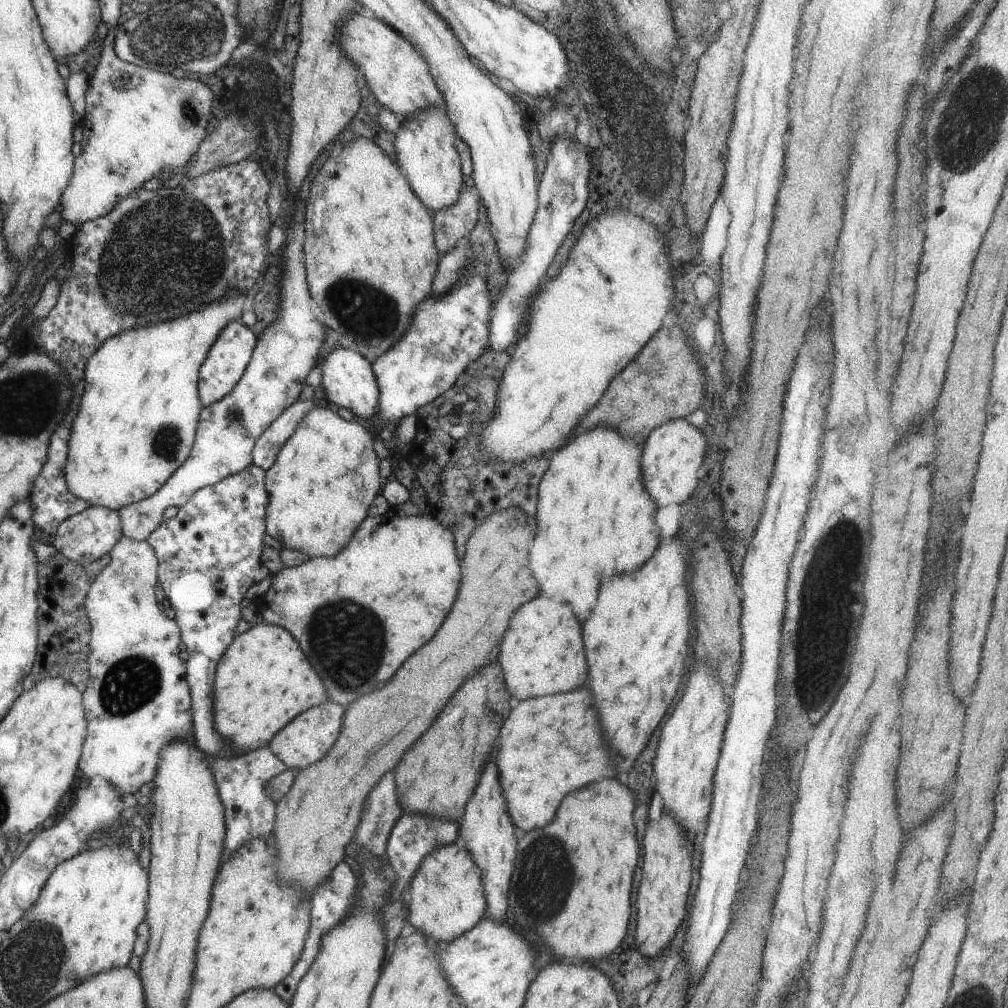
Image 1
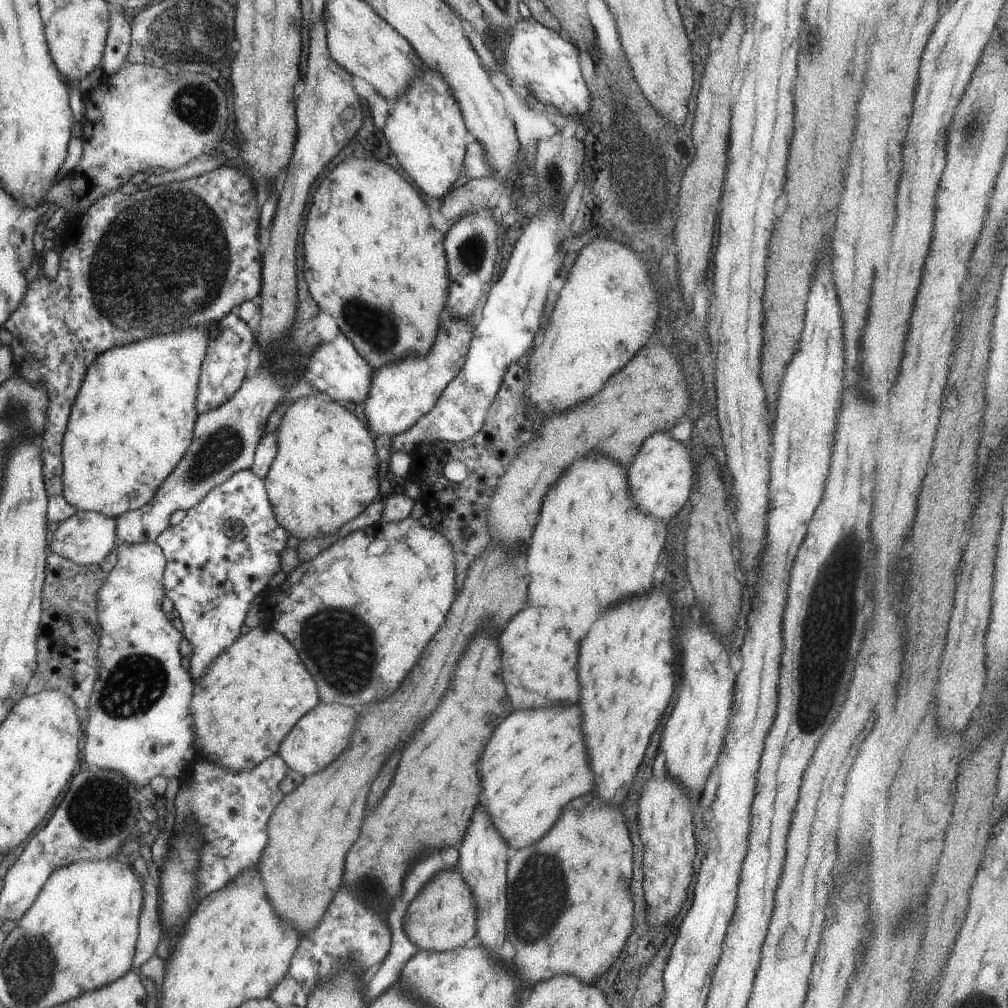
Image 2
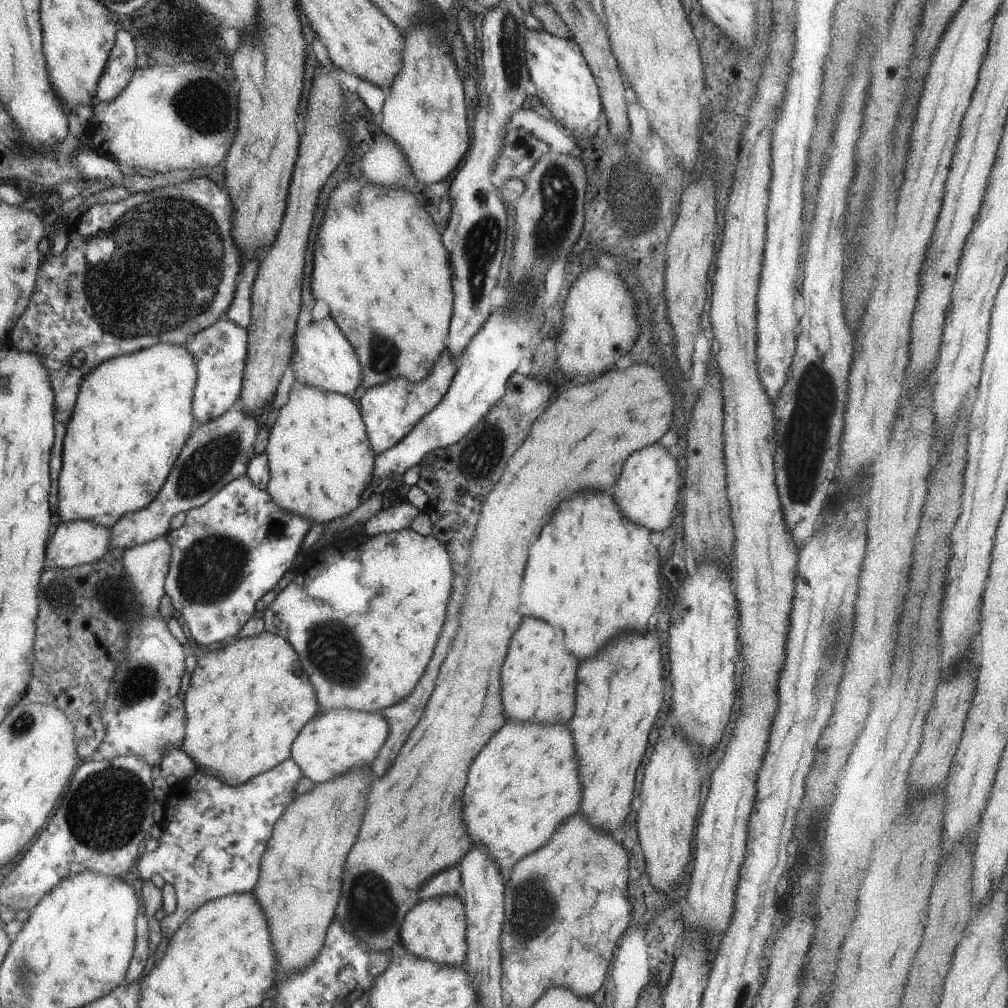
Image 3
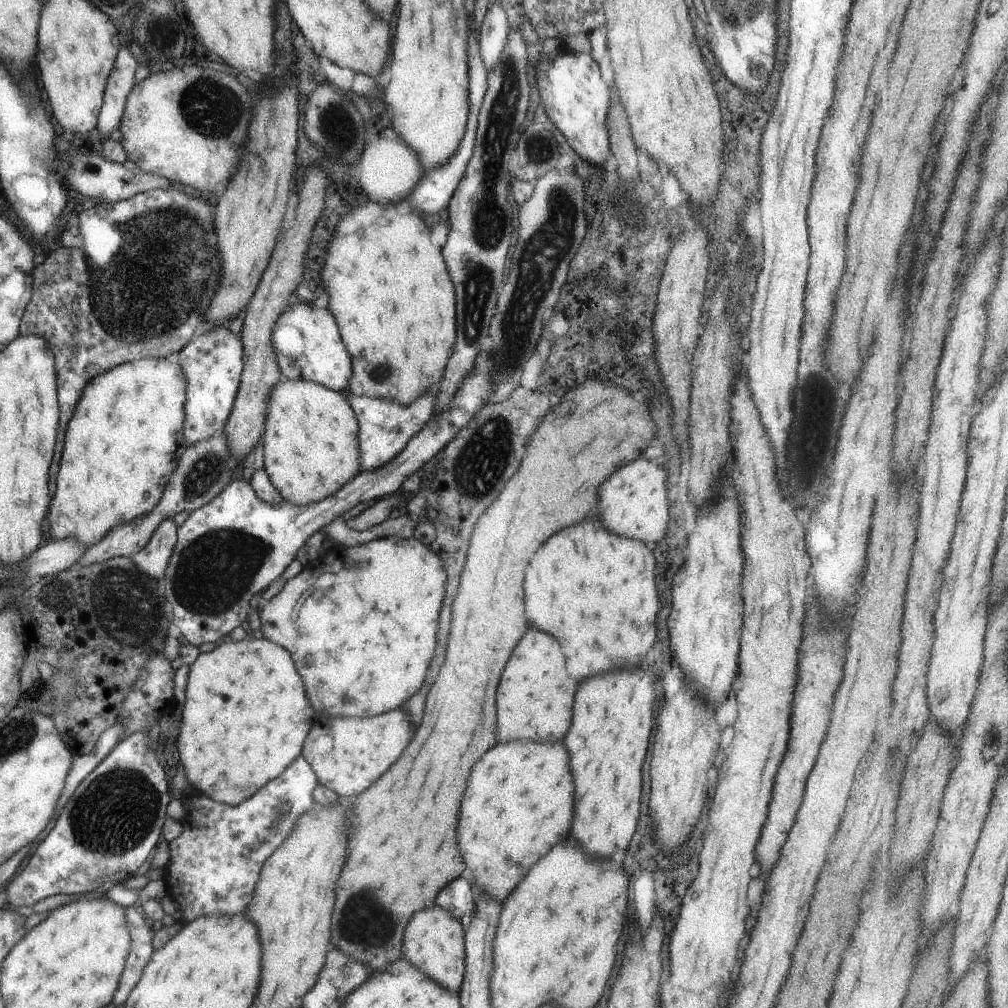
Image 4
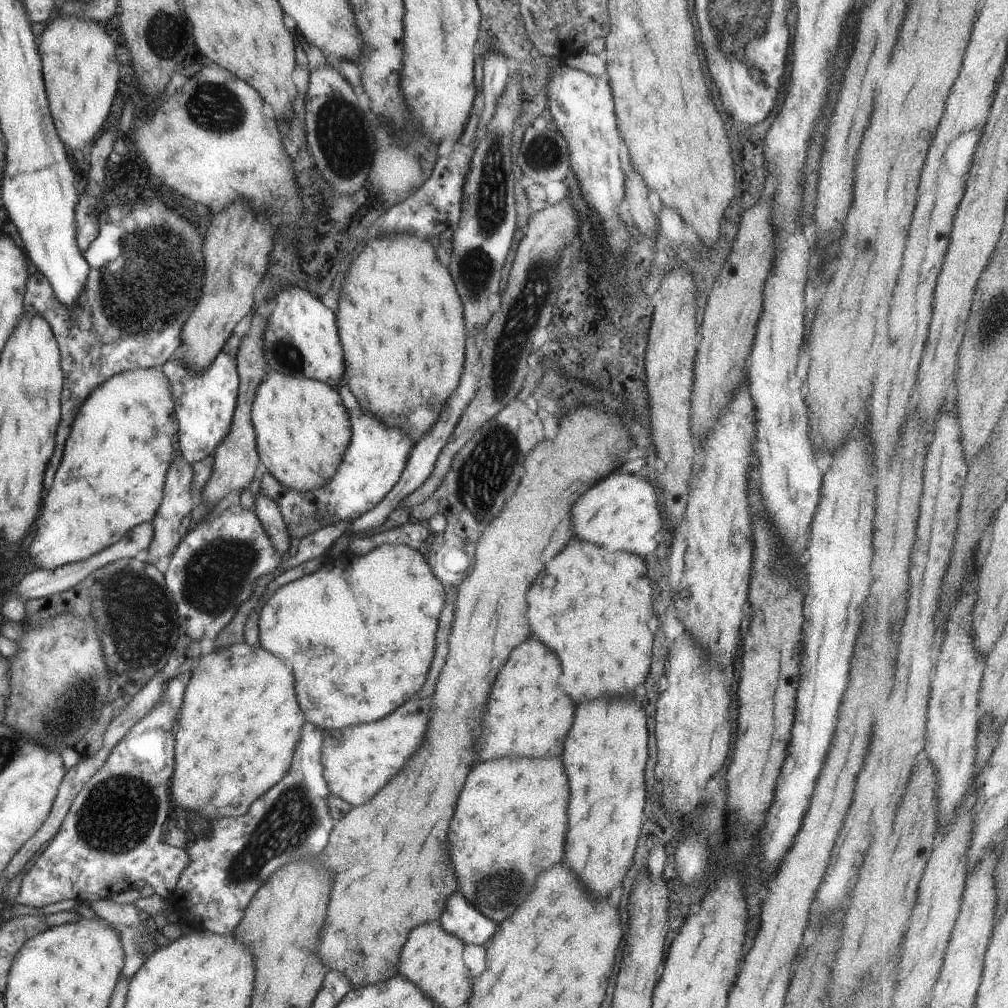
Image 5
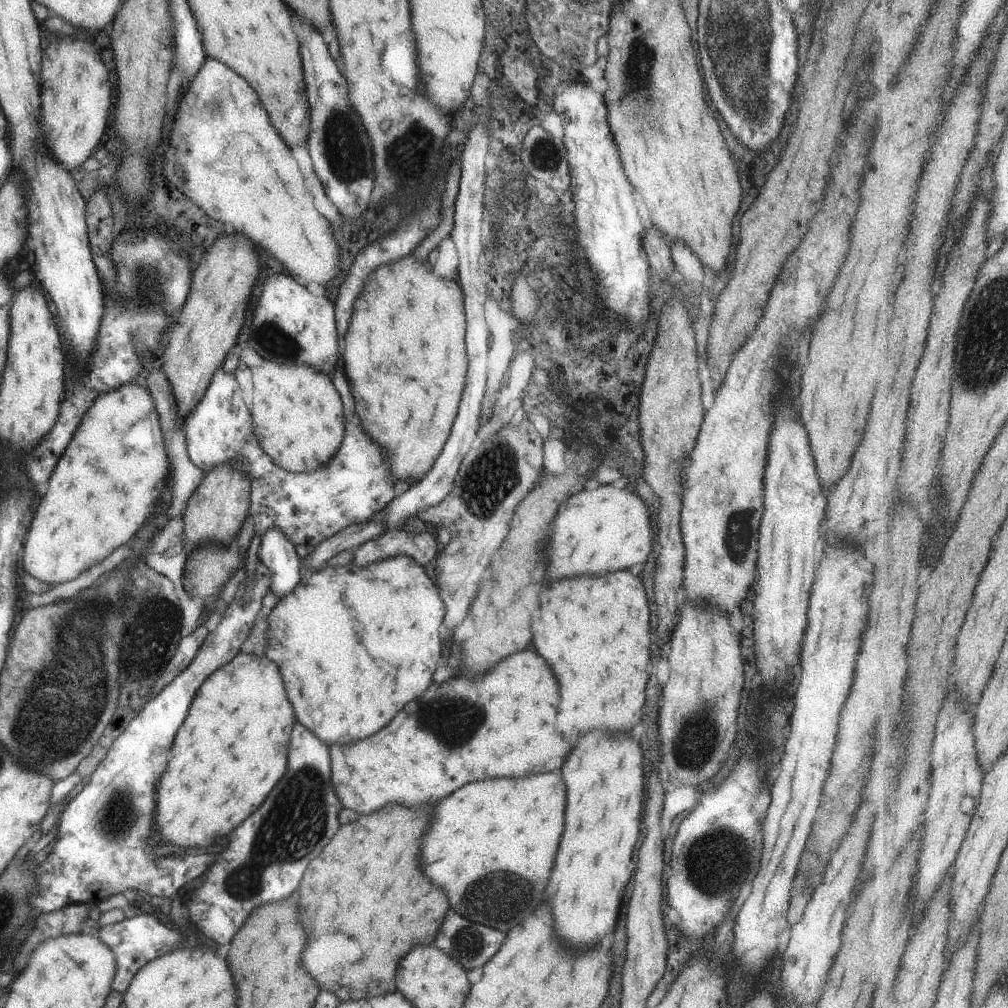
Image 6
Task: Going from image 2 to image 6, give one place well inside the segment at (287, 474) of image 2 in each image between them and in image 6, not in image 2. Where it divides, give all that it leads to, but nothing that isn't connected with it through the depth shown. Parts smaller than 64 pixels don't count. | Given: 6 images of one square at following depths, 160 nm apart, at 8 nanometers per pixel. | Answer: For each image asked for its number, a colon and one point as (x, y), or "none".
3: (319, 458)
4: (310, 450)
5: (301, 427)
6: (297, 416)

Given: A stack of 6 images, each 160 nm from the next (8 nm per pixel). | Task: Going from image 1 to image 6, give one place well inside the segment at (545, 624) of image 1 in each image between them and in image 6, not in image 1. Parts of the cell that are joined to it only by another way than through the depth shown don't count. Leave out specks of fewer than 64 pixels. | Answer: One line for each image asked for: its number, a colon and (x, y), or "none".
2: (538, 662)
3: (537, 676)
4: (534, 695)
5: (526, 715)
6: (503, 724)

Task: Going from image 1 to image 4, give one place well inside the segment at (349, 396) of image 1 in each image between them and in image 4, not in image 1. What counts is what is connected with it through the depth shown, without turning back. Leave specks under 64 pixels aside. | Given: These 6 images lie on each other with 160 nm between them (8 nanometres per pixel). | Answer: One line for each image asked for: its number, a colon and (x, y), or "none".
2: (335, 371)
3: (321, 357)
4: (306, 342)

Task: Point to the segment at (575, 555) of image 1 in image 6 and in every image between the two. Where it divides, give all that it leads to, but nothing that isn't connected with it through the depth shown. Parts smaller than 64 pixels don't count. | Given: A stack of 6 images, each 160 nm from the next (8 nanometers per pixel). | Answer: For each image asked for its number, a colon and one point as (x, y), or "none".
2: (592, 547)
3: (591, 573)
4: (593, 591)
5: (594, 616)
6: (599, 656)

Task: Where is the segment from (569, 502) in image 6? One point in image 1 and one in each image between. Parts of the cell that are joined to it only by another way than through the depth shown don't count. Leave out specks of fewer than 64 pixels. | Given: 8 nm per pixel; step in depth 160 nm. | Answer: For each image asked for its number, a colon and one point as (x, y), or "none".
1: (671, 456)
2: (660, 477)
3: (646, 491)
4: (633, 503)
5: (619, 513)

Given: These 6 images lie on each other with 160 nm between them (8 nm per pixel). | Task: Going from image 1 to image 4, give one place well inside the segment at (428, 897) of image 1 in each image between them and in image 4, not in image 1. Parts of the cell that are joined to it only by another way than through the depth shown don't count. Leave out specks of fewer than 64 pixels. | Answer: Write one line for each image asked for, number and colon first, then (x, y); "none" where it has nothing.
2: (442, 915)
3: (434, 929)
4: (433, 941)

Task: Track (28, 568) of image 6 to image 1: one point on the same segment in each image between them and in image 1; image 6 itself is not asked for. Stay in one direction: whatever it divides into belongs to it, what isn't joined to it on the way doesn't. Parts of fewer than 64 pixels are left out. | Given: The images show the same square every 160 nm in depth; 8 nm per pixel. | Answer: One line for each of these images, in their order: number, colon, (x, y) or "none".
1: (137, 415)
2: (131, 422)
3: (132, 413)
4: (124, 438)
5: (111, 477)

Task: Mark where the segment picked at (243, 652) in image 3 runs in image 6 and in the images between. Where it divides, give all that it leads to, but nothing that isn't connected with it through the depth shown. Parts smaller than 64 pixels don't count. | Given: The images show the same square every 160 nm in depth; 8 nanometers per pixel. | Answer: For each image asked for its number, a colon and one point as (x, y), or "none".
4: (230, 742)
5: (239, 724)
6: (231, 748)

